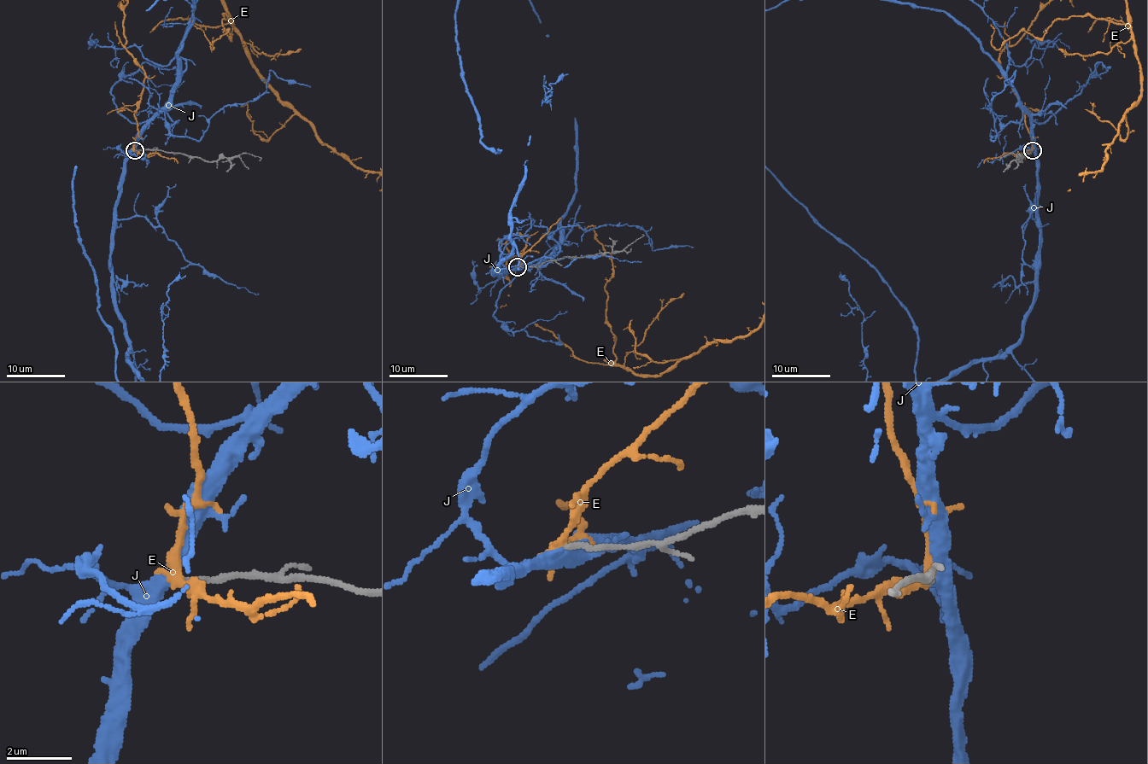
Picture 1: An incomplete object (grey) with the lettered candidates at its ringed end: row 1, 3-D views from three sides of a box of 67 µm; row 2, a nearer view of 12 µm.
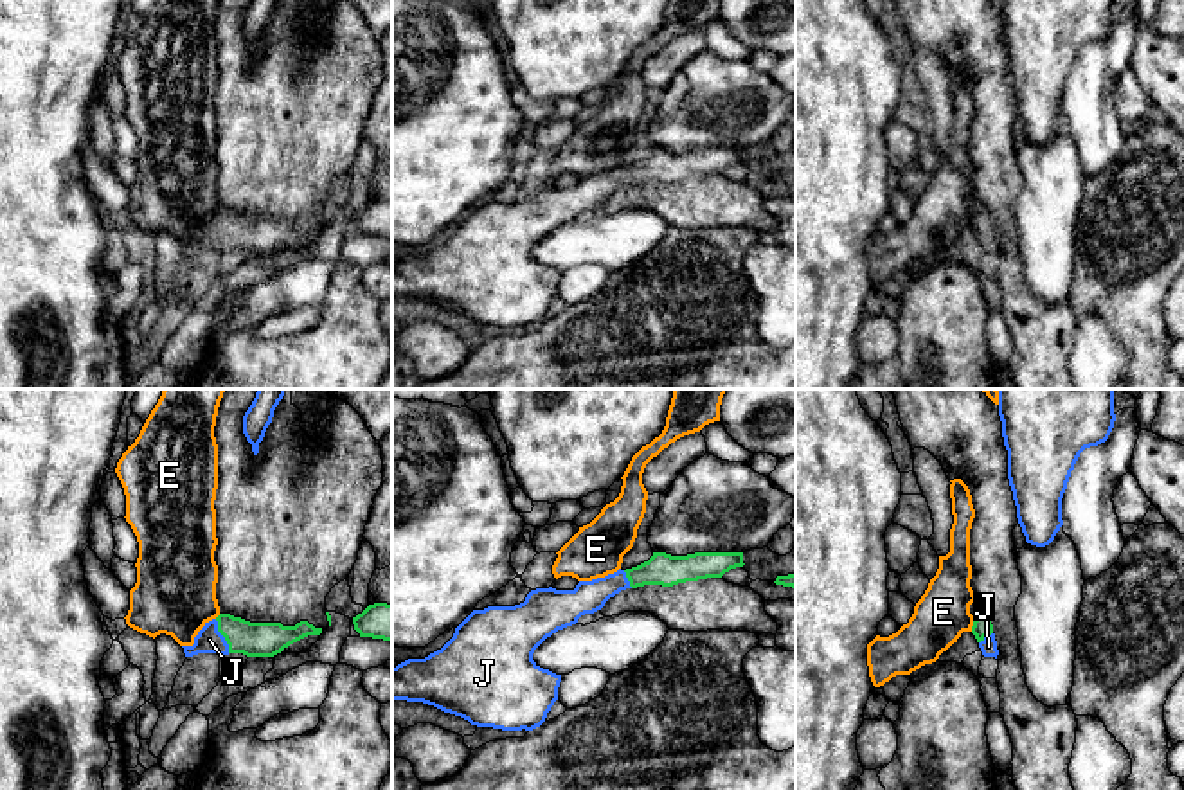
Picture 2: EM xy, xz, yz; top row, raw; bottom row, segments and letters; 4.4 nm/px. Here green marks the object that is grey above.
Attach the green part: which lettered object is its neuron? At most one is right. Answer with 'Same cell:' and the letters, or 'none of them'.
Same cell: J

